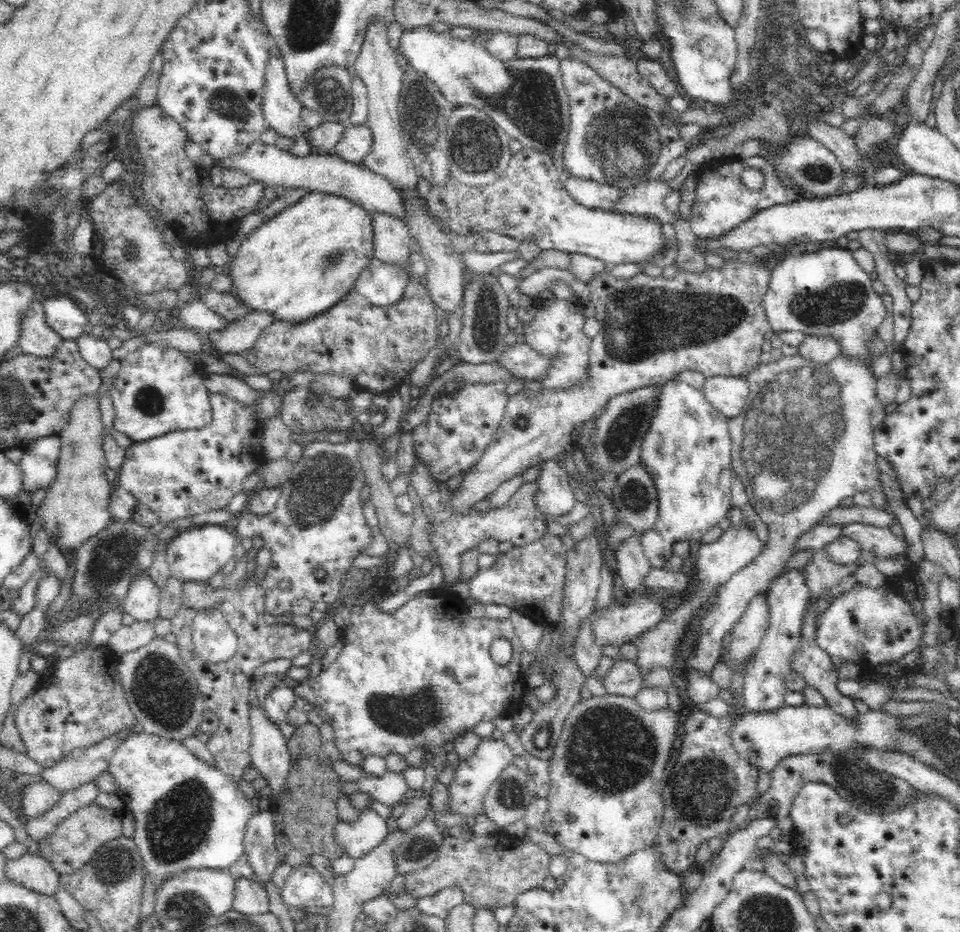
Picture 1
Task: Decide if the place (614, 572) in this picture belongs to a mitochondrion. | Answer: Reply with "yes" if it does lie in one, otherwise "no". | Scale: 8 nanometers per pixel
no

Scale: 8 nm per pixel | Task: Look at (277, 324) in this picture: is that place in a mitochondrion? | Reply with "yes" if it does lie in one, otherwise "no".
no

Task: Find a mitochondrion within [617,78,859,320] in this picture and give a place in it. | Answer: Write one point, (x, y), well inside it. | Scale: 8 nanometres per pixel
(817, 173)

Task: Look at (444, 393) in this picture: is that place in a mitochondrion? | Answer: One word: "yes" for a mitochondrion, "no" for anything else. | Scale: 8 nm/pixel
no

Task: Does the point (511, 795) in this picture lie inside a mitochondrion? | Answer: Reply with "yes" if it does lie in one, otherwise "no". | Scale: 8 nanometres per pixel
yes

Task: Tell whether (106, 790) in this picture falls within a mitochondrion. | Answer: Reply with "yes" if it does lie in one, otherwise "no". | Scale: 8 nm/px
no

